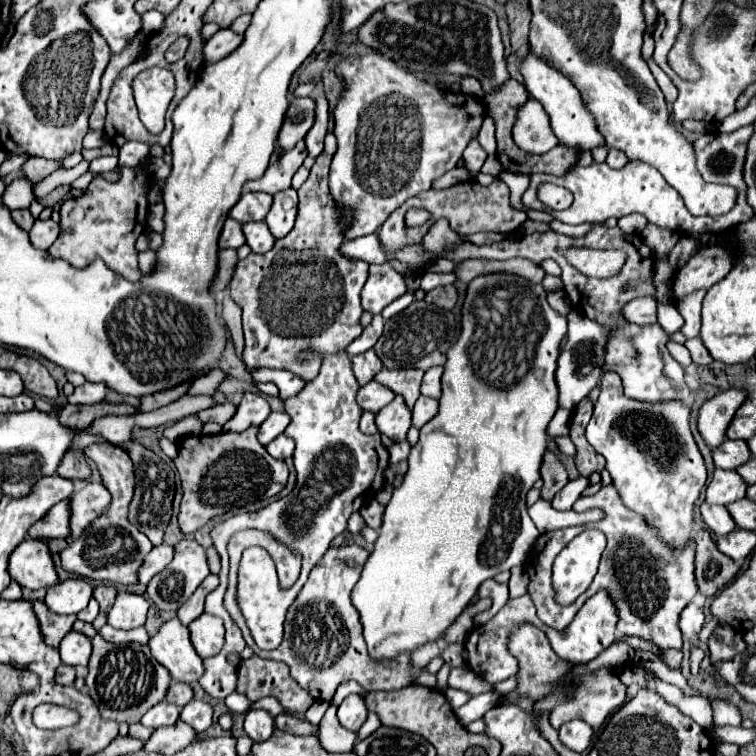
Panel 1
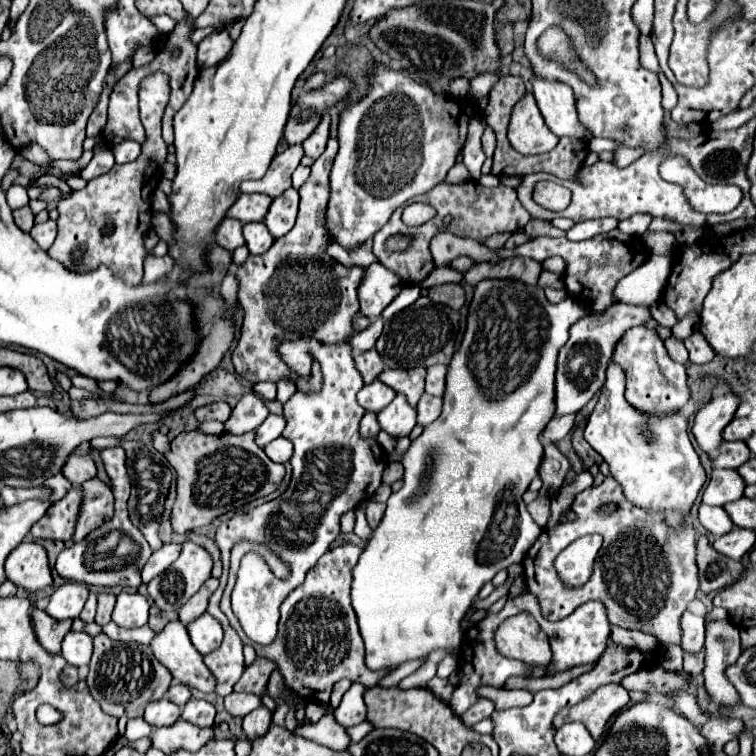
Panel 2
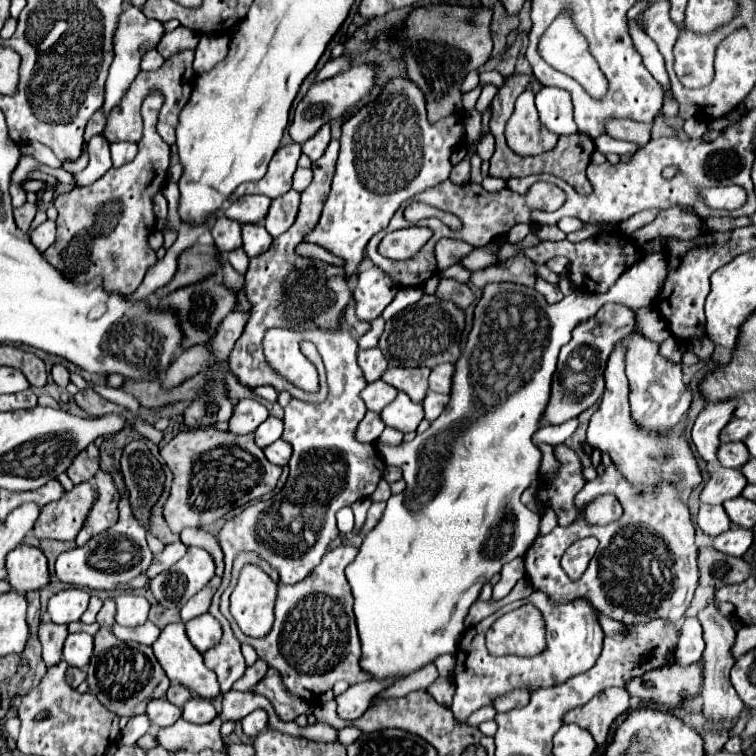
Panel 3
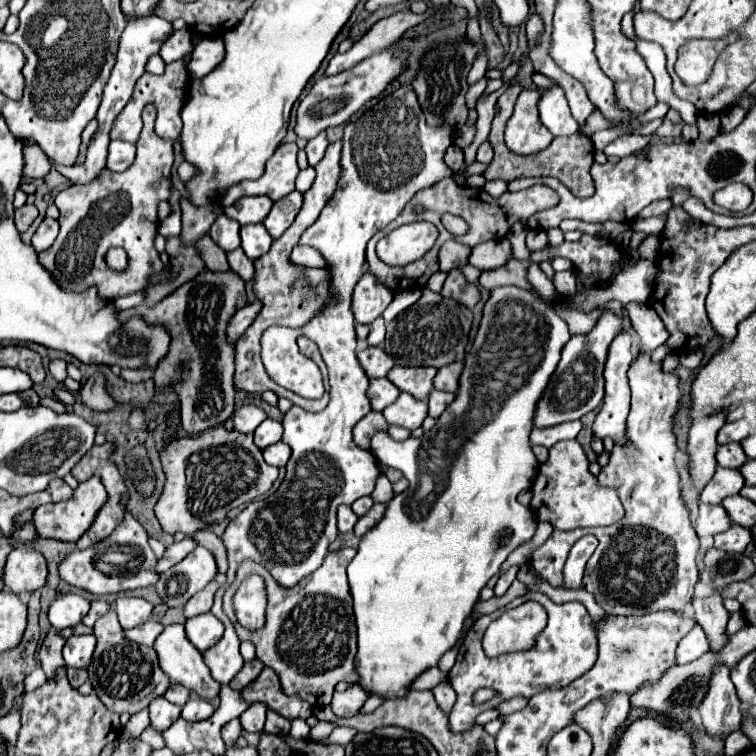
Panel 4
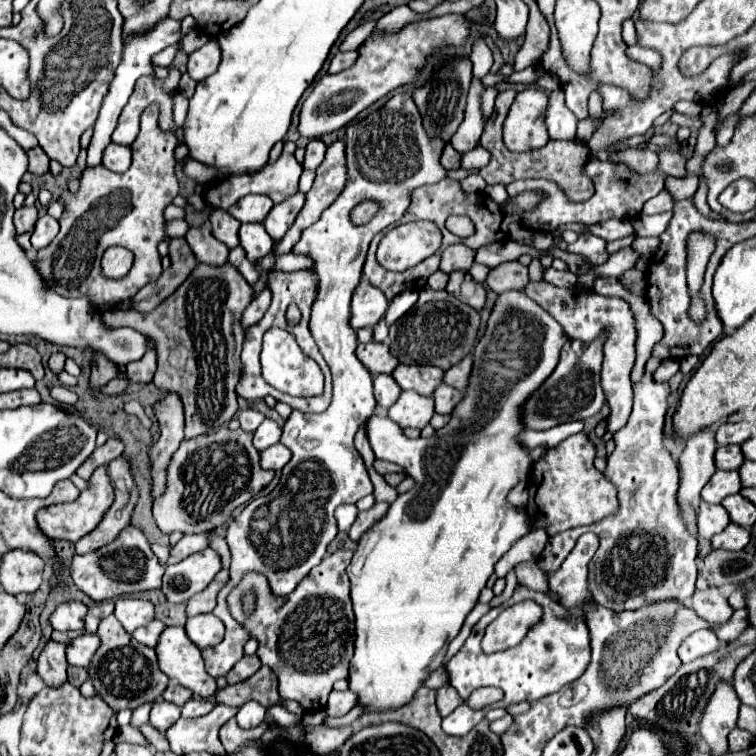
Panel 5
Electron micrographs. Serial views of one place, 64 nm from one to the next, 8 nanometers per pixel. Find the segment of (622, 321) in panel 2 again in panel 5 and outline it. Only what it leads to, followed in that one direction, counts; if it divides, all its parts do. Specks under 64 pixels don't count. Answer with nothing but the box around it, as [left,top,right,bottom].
[524,336,604,430]

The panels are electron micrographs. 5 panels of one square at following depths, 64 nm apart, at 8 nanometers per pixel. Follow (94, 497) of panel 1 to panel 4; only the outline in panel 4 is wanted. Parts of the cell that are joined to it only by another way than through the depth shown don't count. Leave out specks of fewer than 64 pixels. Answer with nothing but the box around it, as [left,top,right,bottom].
[76,462,128,550]

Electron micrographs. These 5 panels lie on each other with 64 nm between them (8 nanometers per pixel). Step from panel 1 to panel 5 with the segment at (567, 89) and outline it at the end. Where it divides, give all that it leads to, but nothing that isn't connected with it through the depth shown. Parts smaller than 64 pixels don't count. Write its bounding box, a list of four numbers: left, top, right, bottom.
[546,88,576,140]

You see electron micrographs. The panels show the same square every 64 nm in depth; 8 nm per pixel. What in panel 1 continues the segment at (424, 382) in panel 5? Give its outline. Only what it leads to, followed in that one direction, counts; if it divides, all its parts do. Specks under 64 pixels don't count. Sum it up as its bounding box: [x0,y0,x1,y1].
[376,368,424,408]

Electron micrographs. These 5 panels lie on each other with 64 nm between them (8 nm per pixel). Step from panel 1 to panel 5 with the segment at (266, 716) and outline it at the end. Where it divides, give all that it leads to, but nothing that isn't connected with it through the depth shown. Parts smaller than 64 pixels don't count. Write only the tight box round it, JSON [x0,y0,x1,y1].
[236,702,266,730]

